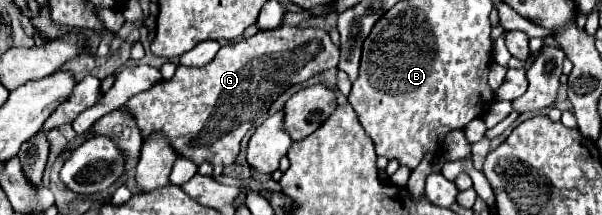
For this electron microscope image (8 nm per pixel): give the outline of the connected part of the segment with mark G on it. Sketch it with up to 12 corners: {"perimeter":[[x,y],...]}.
{"perimeter":[[281,25],[127,99],[143,139],[235,163],[291,85],[339,63],[323,29]]}

